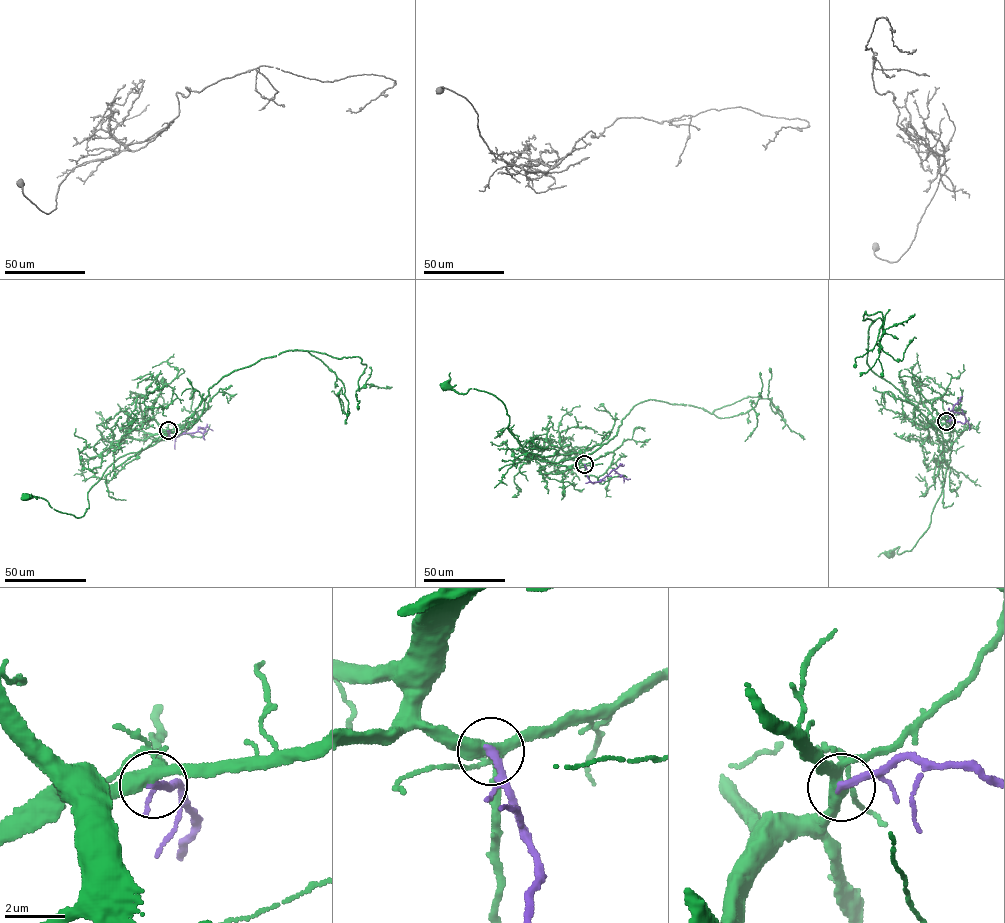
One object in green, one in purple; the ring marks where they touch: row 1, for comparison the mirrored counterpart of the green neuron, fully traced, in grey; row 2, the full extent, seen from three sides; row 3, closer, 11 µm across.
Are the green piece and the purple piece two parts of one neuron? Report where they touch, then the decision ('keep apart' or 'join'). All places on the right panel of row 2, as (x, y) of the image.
(946, 421) | keep apart

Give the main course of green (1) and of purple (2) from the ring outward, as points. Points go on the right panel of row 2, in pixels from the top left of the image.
1: (946, 421), (940, 430), (951, 450), (950, 462), (929, 527), (911, 550), (899, 554), (899, 547), (891, 553)
2: (946, 421), (966, 421), (964, 414), (953, 411), (959, 400), (961, 401)

